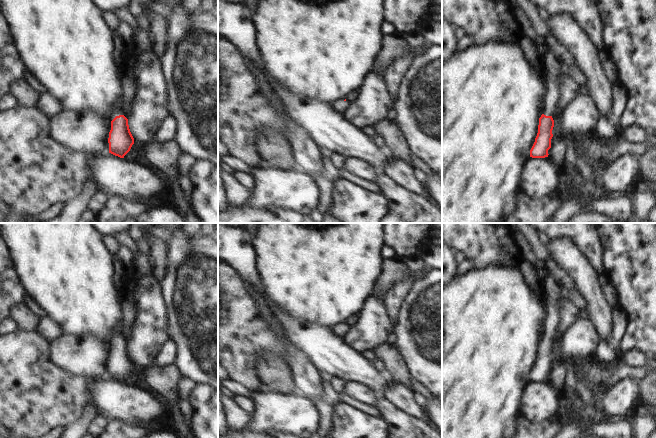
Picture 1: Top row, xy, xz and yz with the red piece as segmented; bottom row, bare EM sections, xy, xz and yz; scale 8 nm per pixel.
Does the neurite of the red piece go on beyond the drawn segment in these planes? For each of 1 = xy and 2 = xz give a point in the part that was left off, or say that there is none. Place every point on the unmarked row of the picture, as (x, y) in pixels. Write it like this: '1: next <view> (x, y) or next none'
1: next xy (119, 332)
2: next xz (341, 330)

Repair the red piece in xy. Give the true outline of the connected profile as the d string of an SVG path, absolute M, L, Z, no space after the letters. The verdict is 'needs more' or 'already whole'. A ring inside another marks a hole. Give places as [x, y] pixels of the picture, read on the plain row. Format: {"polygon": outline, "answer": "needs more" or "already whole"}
{"polygon": "M121 325L117 330L117 340L111 345L109 356L109 377L124 382L134 368L128 343L123 339Z", "answer": "needs more"}

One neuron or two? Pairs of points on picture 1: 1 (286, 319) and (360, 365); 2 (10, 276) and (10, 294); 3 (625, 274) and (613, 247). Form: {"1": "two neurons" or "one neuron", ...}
{"1": "one neuron", "2": "one neuron", "3": "one neuron"}

